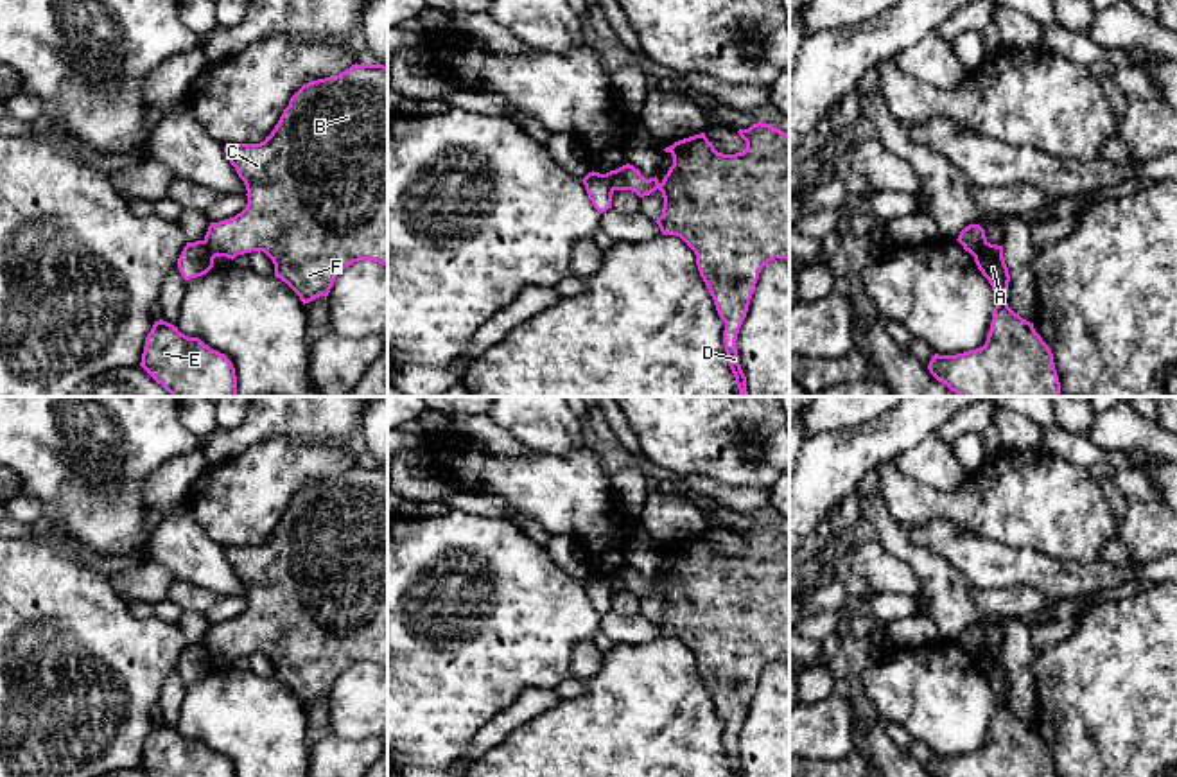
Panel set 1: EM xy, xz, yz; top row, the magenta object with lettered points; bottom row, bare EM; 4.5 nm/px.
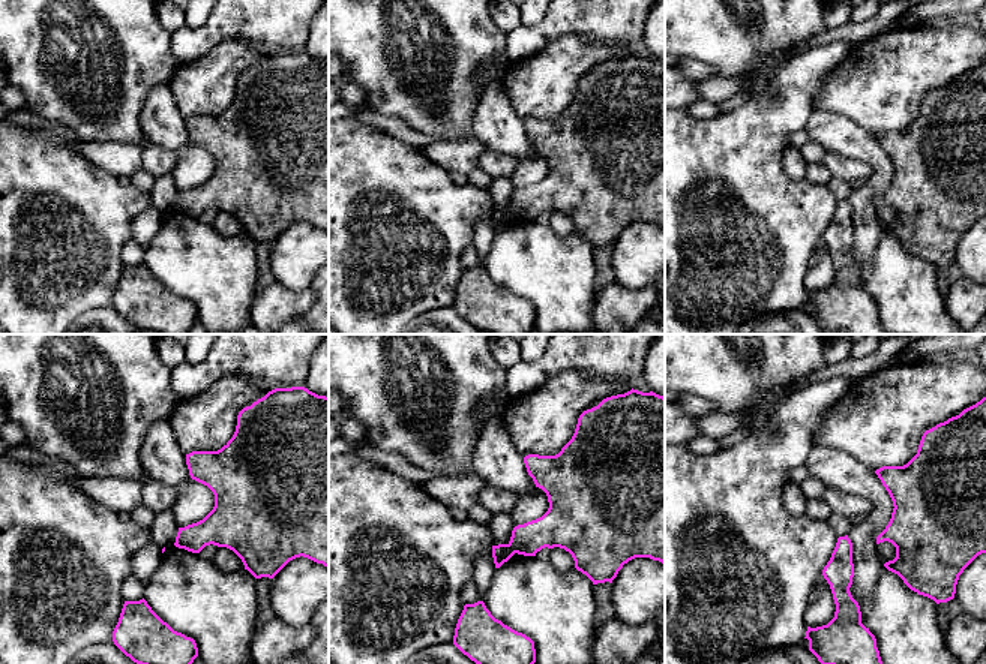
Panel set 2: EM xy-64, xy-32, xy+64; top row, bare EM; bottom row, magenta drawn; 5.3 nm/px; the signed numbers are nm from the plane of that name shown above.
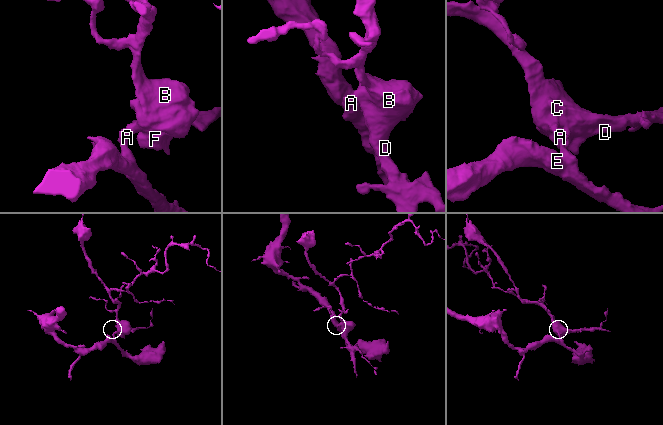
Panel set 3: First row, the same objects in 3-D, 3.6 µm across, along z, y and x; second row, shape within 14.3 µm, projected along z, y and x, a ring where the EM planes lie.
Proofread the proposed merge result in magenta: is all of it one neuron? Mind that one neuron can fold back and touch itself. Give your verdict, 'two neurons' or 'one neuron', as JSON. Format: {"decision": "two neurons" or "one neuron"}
{"decision": "two neurons"}

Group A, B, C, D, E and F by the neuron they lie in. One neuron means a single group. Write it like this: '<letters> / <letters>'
A E / B C D F

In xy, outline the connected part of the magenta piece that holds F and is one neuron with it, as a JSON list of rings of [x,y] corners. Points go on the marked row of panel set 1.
[[[352,65],[334,77],[318,79],[303,84],[289,100],[278,124],[260,144],[233,144],[224,147],[226,158],[235,167],[239,178],[248,190],[248,205],[235,217],[210,223],[205,235],[205,244],[212,257],[235,258],[237,255],[264,251],[275,264],[275,276],[285,282],[305,303],[328,296],[337,275],[359,260],[373,260],[388,267],[388,66],[377,65]]]

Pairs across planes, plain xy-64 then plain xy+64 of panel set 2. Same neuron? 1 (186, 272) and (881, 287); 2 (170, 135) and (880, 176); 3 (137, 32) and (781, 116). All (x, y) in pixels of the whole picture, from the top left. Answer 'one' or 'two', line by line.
1: one
2: one
3: two

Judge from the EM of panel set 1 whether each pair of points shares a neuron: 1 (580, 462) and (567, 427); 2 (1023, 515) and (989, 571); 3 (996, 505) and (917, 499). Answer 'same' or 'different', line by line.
1: different
2: different
3: same

